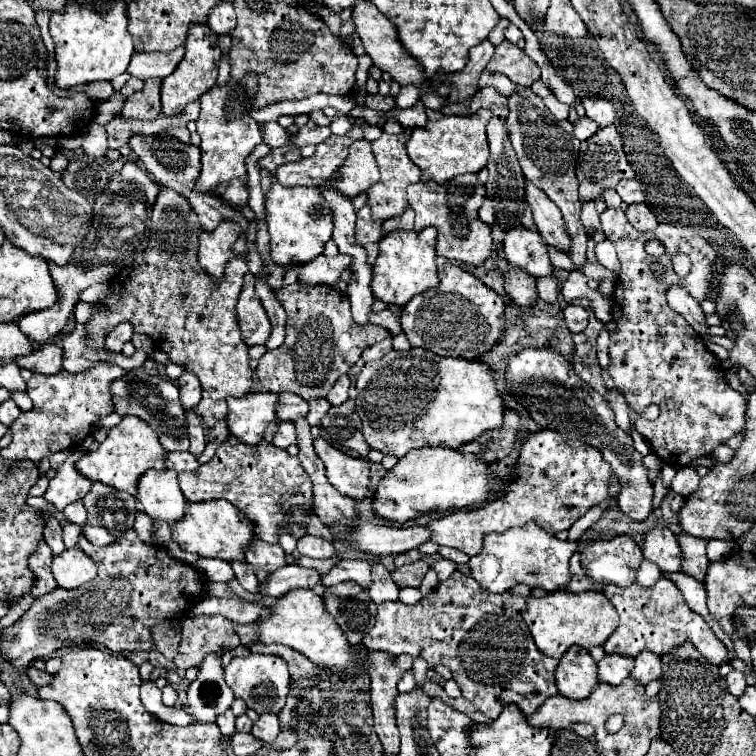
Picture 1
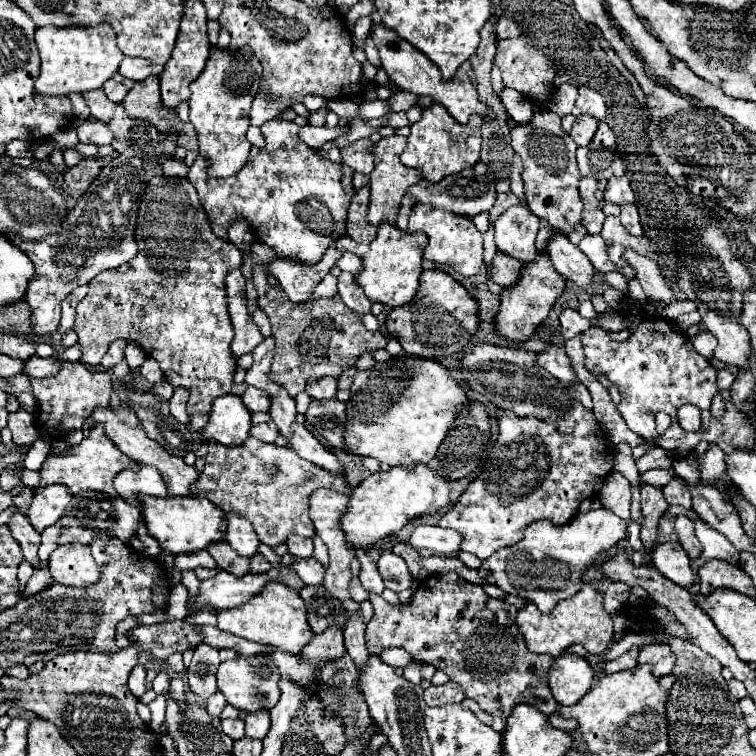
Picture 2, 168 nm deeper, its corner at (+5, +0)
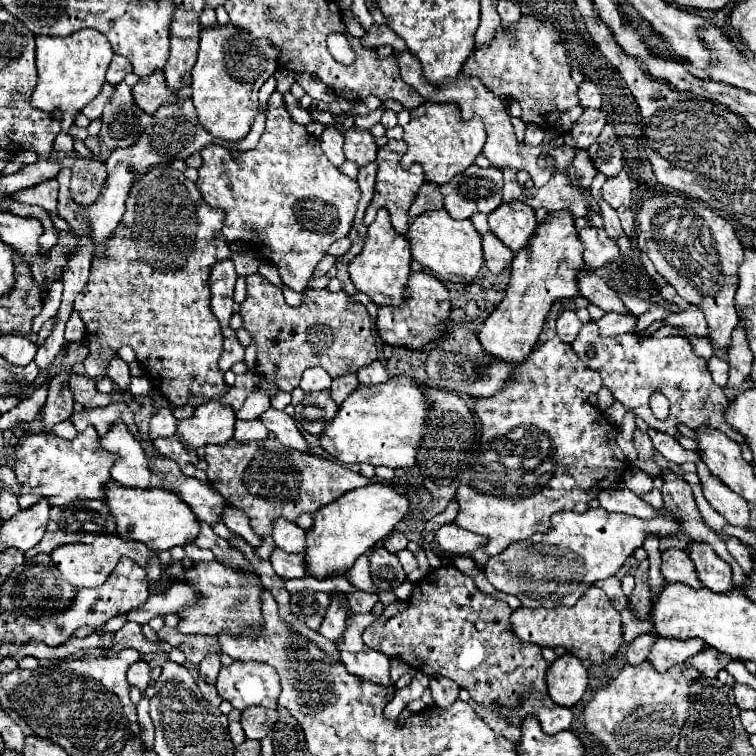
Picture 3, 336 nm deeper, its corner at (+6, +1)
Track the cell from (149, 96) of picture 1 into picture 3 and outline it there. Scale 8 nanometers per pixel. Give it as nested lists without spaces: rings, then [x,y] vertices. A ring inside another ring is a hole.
[[[154,71],[154,73],[142,77],[132,87],[132,95],[134,95],[136,105],[148,115],[154,115],[158,111],[158,107],[170,105],[176,101],[176,93],[168,91],[162,71]]]

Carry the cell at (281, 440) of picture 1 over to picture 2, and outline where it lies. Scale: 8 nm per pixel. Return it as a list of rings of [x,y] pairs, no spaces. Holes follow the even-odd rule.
[[[265,422],[265,424],[253,424],[249,434],[257,440],[263,440],[263,442],[275,442],[279,432],[277,432],[277,426],[273,422]]]

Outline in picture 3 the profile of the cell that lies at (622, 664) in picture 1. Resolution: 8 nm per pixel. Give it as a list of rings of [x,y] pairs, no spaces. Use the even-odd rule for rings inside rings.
[[[646,633],[646,635],[638,635],[626,649],[626,665],[638,665],[642,661],[646,661],[646,655],[652,647],[652,643],[656,641],[654,633]]]

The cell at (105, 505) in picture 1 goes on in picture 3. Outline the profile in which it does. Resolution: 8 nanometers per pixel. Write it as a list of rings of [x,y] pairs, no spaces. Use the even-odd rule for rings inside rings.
[[[78,499],[64,507],[52,507],[50,521],[42,541],[36,547],[32,547],[26,553],[26,557],[34,557],[38,553],[52,553],[56,547],[66,543],[92,543],[98,535],[108,535],[108,533],[116,533],[116,521],[114,515],[110,513],[108,503],[104,499],[88,499],[88,501]]]

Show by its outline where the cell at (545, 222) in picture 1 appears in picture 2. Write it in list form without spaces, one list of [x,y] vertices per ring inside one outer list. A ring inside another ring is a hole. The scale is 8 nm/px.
[[[553,232],[553,236],[547,242],[547,252],[553,260],[555,270],[563,278],[571,280],[579,288],[589,288],[591,286],[591,280],[595,276],[595,268],[585,258],[585,254],[579,252],[579,248],[565,234]]]

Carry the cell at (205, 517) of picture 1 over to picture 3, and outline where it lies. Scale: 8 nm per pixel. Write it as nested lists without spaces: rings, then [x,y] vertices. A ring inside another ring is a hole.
[[[116,481],[106,483],[106,503],[112,507],[112,515],[118,525],[118,535],[134,541],[142,541],[152,551],[166,551],[176,545],[192,543],[200,533],[200,521],[192,509],[180,501],[176,493],[164,487],[150,489],[128,489]]]

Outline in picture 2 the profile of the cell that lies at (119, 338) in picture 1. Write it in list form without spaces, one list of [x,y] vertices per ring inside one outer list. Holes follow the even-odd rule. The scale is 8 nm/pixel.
[[[115,340],[111,346],[109,346],[109,350],[107,350],[107,354],[103,356],[103,360],[101,360],[101,366],[103,366],[103,370],[113,370],[121,360],[123,360],[123,350],[125,350],[125,340]]]

